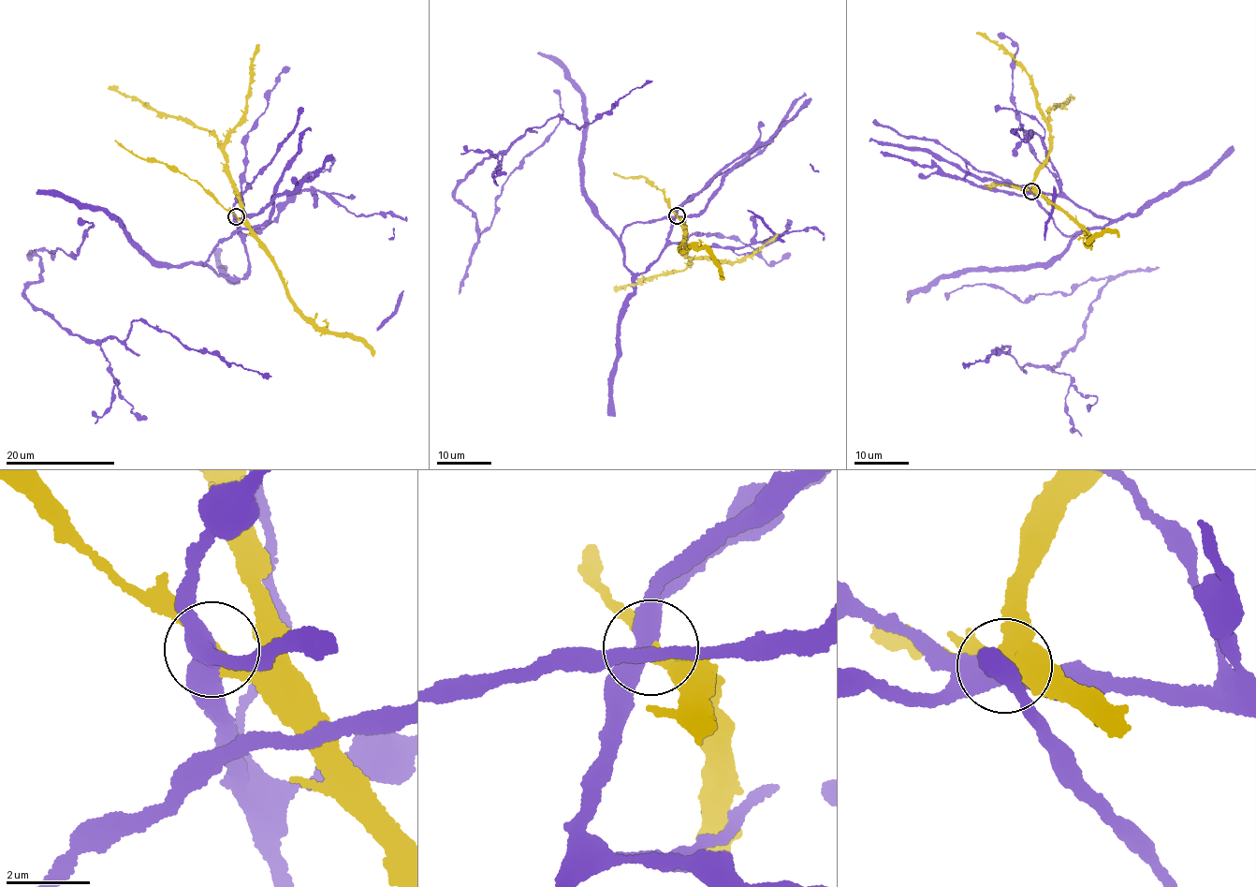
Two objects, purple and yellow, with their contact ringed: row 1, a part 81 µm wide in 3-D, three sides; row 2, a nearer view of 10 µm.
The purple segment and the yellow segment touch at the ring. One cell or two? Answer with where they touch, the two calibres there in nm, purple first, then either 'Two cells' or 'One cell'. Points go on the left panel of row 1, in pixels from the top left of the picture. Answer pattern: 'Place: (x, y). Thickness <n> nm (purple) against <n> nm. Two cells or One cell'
Place: (236, 216). Thickness 550 nm (purple) against 320 nm. One cell

